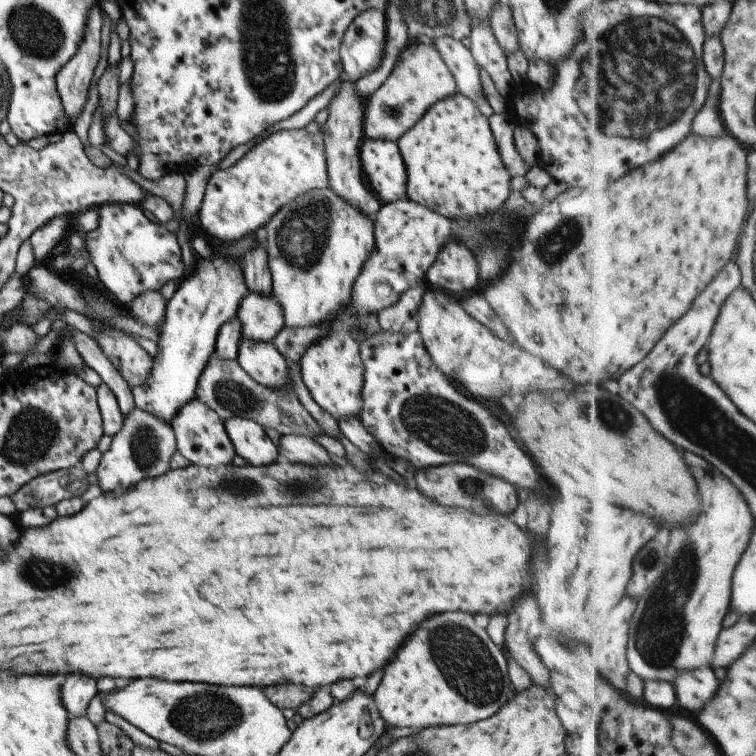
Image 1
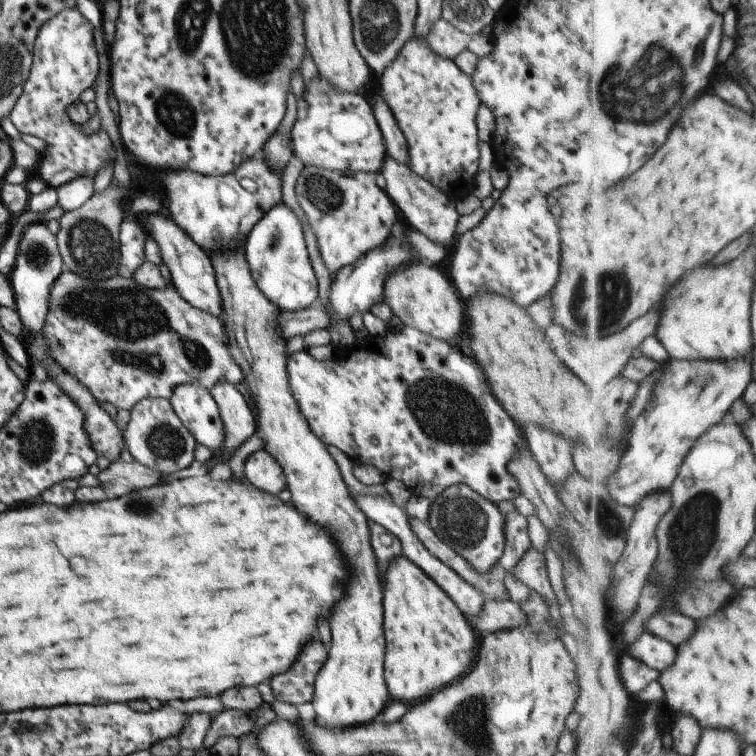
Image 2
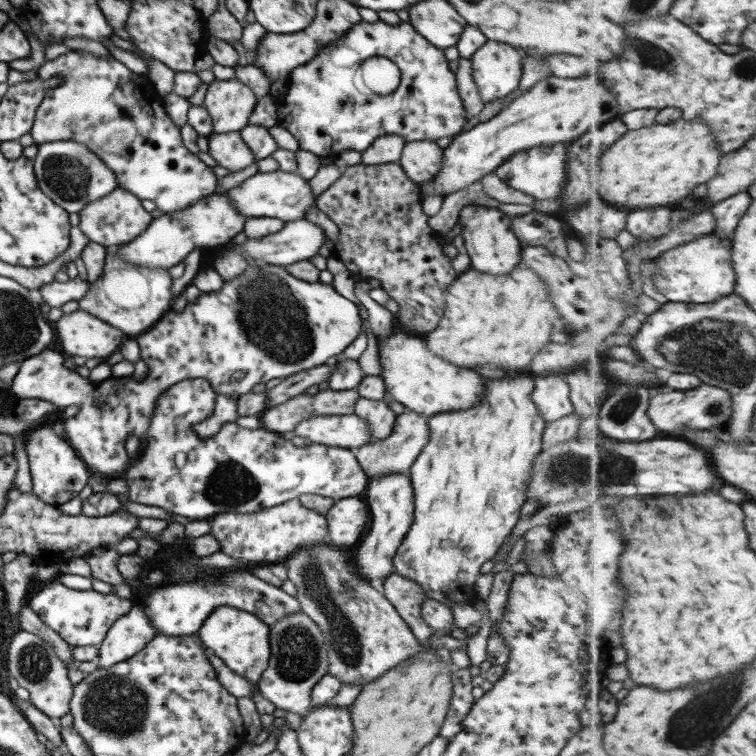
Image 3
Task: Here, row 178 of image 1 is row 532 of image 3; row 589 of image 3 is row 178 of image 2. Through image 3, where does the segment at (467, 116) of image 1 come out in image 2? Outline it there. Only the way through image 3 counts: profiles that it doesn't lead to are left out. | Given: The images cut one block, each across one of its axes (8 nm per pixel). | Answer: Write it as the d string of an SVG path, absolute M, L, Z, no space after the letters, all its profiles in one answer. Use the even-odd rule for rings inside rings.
M412 36L381 72L377 92L403 133L411 172L445 192L455 204L471 194L479 158L475 126L479 98L470 77L451 59L433 54L425 38Z

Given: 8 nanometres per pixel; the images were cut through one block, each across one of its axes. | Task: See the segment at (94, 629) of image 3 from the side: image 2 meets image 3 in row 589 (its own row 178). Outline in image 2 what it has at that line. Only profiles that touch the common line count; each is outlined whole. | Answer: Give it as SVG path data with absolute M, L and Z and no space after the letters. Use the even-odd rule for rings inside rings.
M76 9L61 10L37 30L28 78L8 117L17 132L45 142L37 175L47 188L57 190L75 176L89 176L93 182L93 176L101 167L114 164L118 143L111 141L101 128L96 133L83 133L81 126L73 124L67 116L67 106L78 100L85 88L91 87L97 73L93 26Z

